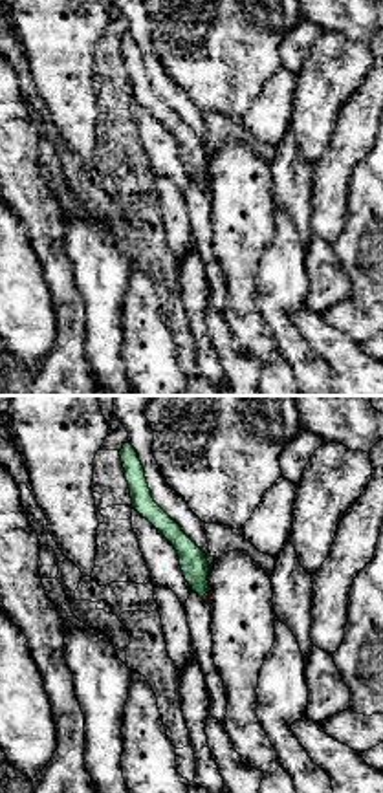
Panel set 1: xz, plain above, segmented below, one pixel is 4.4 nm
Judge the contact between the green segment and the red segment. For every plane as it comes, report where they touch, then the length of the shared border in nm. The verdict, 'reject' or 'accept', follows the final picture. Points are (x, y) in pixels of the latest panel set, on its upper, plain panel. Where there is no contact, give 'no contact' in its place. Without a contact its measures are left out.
contact (206, 182); length 50 nm

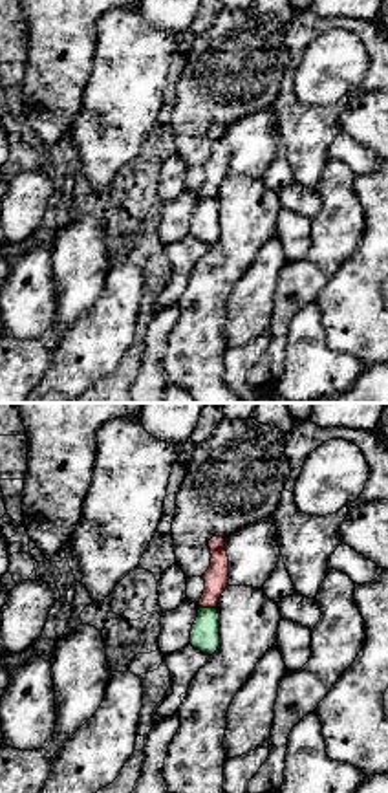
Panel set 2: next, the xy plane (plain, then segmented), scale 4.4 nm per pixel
contact (207, 198); length 70 nm

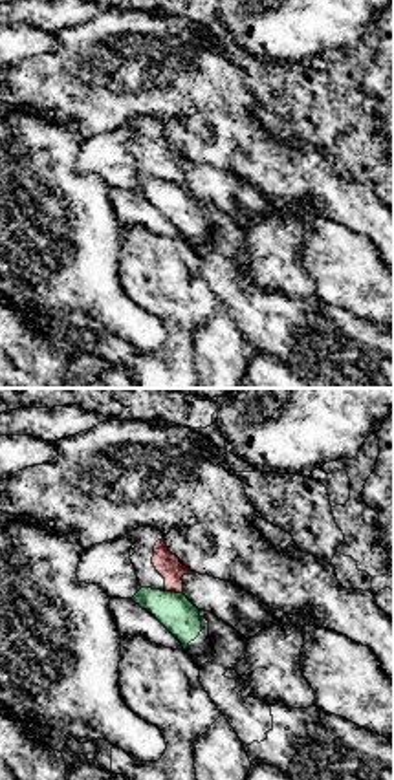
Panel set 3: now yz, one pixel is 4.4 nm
contact (175, 182); length 80 nm

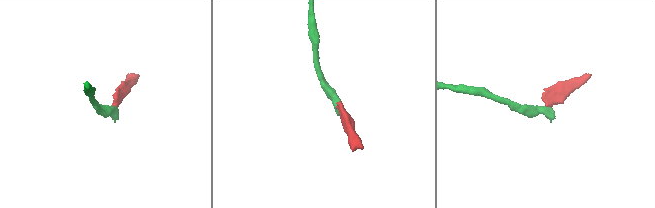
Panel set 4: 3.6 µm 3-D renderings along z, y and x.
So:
reject

